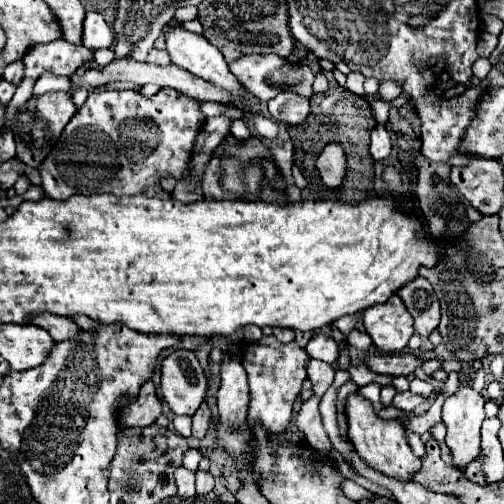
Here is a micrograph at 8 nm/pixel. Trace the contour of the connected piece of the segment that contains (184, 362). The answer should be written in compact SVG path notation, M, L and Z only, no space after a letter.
M176 350L164 358L160 390L174 414L194 416L206 394L206 376L194 352Z

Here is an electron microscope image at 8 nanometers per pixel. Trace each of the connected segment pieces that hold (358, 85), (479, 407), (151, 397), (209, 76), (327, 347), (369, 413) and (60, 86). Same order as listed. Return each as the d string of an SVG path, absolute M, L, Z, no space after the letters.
M350 72L348 80L346 80L346 88L350 92L354 92L356 96L364 96L364 76L360 72Z
M462 384L458 392L446 398L442 420L448 428L446 446L450 448L454 468L466 470L480 456L480 426L484 418L484 398L472 386Z
M152 380L144 382L138 396L128 402L120 414L120 422L124 428L132 426L150 426L162 414L162 402L156 396L156 388Z
M180 24L166 26L164 36L166 36L166 50L168 50L168 54L170 54L170 58L172 58L172 62L176 66L192 72L194 76L198 76L198 78L202 78L202 80L206 80L206 82L210 82L210 84L214 84L218 88L226 88L234 96L236 108L244 110L244 96L242 96L244 94L244 88L236 82L234 74L228 70L228 64L222 58L222 52L220 50L216 50L210 42L206 42L204 36L198 36L194 32L188 32Z
M316 334L306 344L306 352L310 354L310 358L316 358L316 360L322 360L328 364L338 360L338 344L334 342L334 338L324 336L324 334Z
M352 394L348 398L348 406L346 406L346 416L348 416L348 434L350 434L350 442L354 444L358 456L374 470L390 476L390 478L398 478L402 482L412 480L412 476L422 468L422 460L412 452L412 448L408 446L406 440L406 432L402 428L400 422L396 420L380 420L374 414L374 408L368 400L360 398L358 394Z
M44 74L36 86L34 86L34 94L44 94L44 92L50 92L50 90L64 90L68 92L70 90L70 76L56 76L56 74Z

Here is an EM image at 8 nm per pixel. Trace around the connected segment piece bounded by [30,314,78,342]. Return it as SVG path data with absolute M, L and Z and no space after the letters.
M38 314L38 318L32 318L30 324L44 328L56 342L78 336L78 326L68 318L58 318L56 314Z

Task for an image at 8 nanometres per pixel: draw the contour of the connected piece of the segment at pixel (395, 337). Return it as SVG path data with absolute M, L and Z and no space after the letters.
M394 294L390 298L390 302L376 304L376 306L370 306L364 310L364 328L380 352L402 352L406 348L410 336L414 334L414 318L408 314L400 296Z

